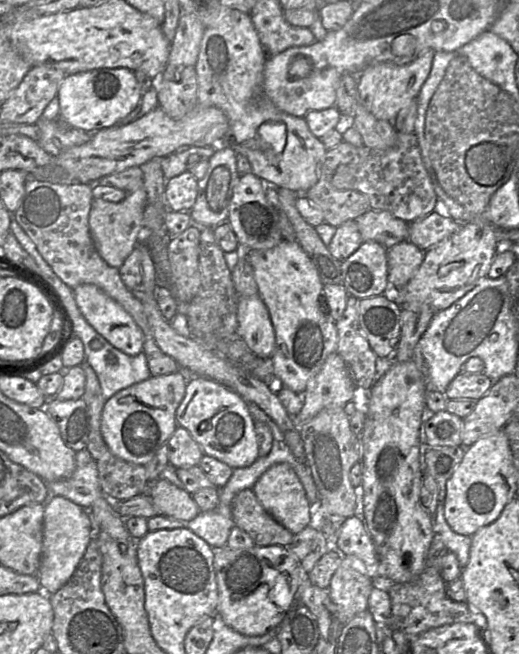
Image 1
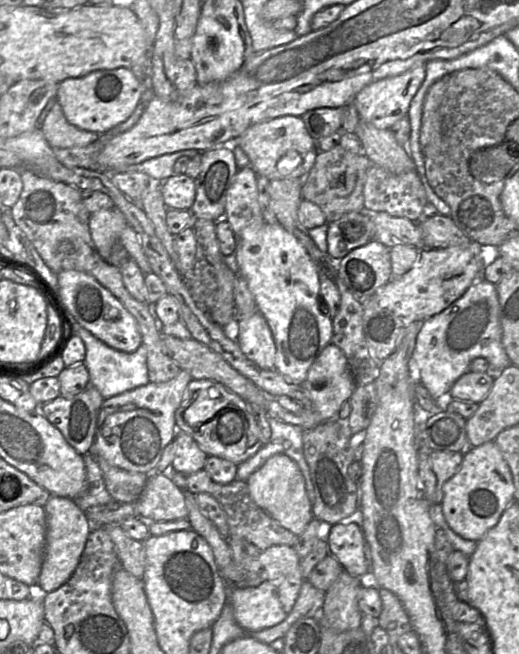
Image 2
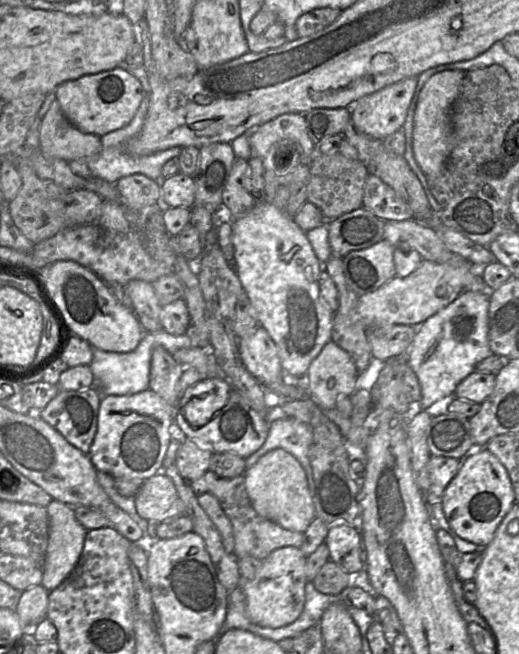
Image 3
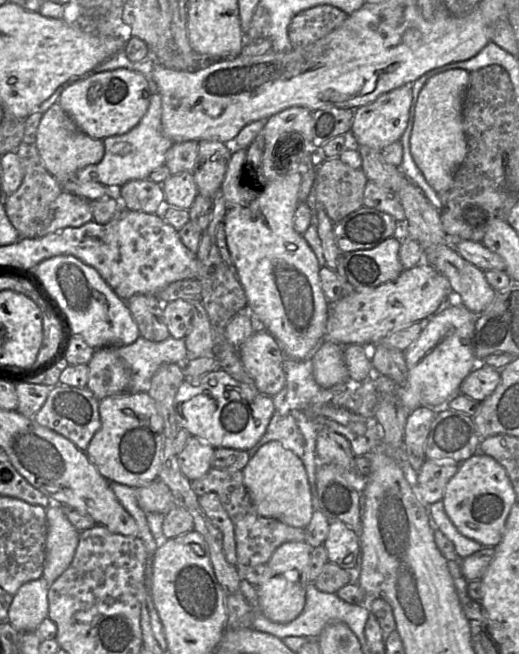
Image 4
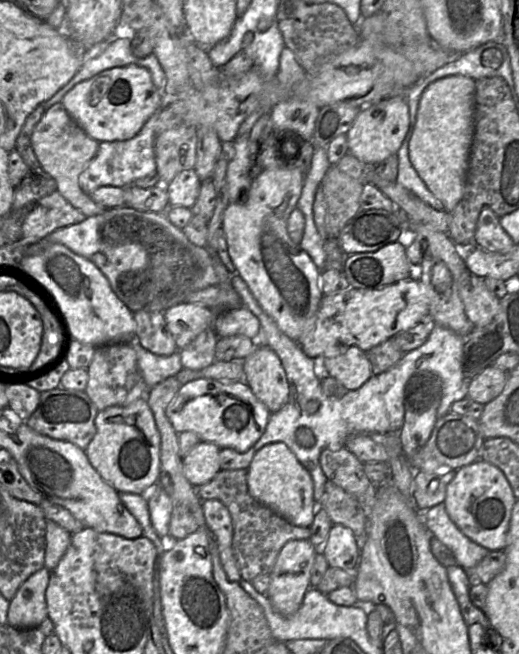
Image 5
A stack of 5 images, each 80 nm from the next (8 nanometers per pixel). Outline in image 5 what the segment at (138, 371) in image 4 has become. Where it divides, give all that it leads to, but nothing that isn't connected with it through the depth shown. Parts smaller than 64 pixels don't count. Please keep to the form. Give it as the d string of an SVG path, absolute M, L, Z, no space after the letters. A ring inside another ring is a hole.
M138 342L132 343L132 346L136 352L139 370L149 390L165 379L176 376L183 369L179 351L169 356L159 356L147 351Z

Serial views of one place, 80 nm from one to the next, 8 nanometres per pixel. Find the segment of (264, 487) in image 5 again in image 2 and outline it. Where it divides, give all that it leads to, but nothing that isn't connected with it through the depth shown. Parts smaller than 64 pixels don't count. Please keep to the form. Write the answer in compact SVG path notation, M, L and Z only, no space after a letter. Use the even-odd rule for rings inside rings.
M285 454L270 457L246 481L254 503L278 524L293 534L301 535L314 519L312 503L305 488L305 480L297 463Z

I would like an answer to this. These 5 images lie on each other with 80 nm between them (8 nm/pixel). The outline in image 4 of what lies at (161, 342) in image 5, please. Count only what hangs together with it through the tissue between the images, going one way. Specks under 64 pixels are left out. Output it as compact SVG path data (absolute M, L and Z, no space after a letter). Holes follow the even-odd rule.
M137 294L126 303L137 323L141 337L153 342L160 342L170 337L163 317L163 303L156 295Z

